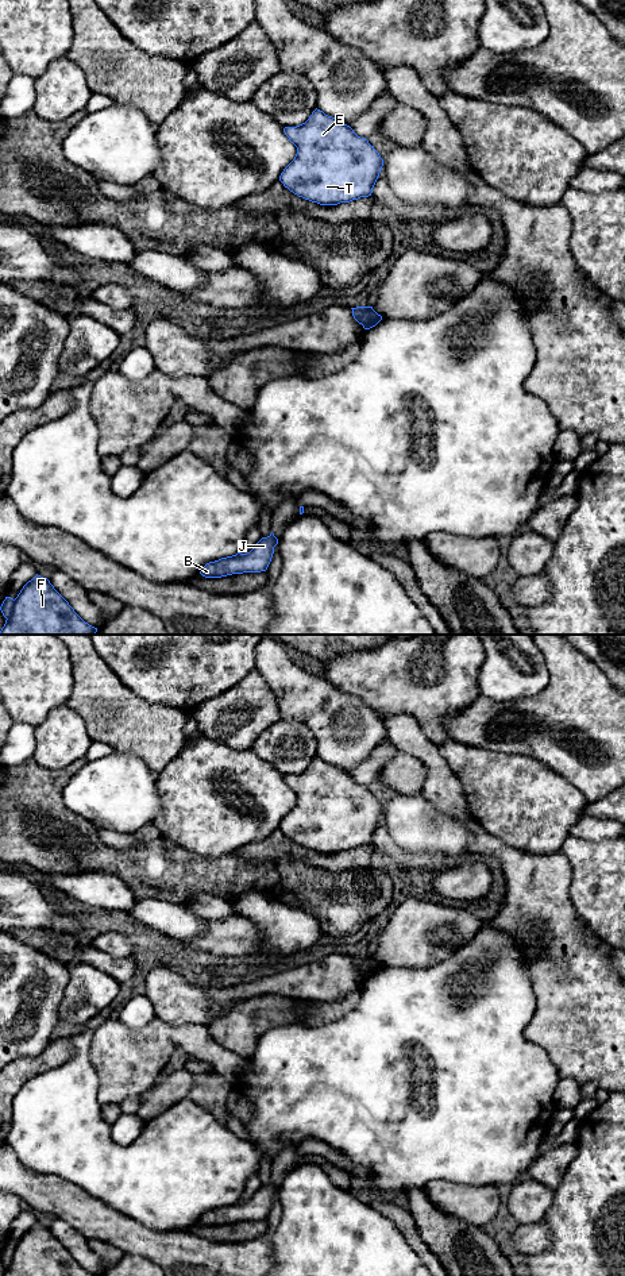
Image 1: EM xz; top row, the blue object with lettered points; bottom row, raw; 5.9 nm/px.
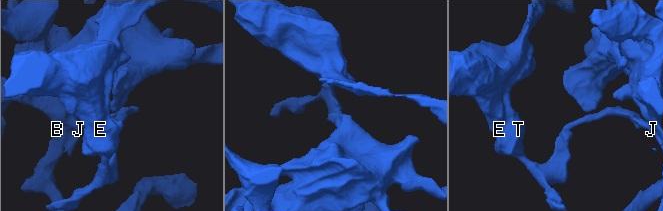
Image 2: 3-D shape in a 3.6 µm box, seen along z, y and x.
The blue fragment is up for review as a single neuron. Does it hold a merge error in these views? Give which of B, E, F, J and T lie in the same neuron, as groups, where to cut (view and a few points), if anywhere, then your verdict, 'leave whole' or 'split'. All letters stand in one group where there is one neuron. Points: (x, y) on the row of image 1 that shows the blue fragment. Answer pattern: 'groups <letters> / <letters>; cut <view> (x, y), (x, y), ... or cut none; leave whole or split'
groups B J / E F T; cut xz (15, 600), (7, 619); split

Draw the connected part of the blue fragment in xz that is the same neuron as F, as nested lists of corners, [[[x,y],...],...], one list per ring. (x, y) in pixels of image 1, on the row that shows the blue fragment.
[[[35,575],[15,598],[12,613],[0,635],[96,635],[54,589],[47,578]]]

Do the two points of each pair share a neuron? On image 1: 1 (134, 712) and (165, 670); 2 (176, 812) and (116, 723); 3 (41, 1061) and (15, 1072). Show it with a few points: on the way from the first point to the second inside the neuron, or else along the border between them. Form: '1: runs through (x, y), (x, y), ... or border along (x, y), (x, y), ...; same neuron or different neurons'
1: border along (119, 678), (145, 700), (174, 706); different neurons
2: border along (115, 750), (137, 754), (155, 773), (169, 763); different neurons
3: runs through (34, 1066), (22, 1070); same neuron

